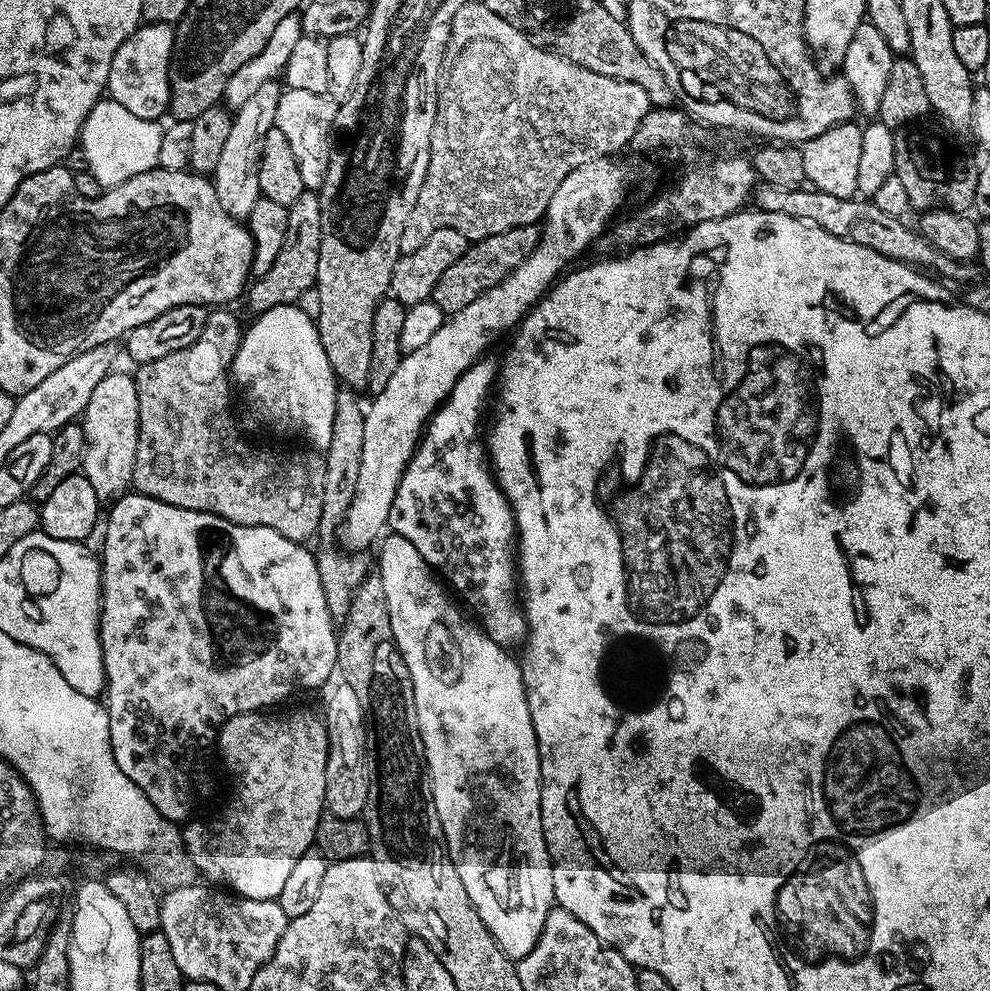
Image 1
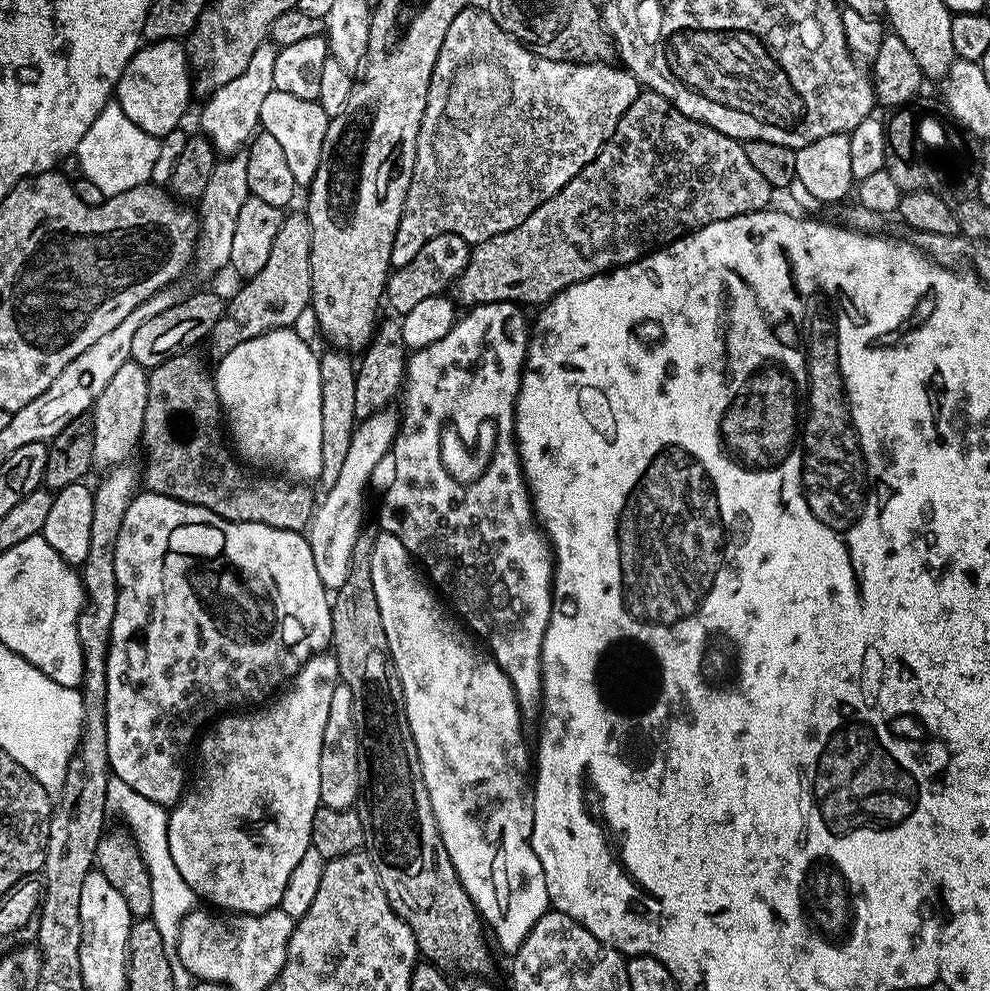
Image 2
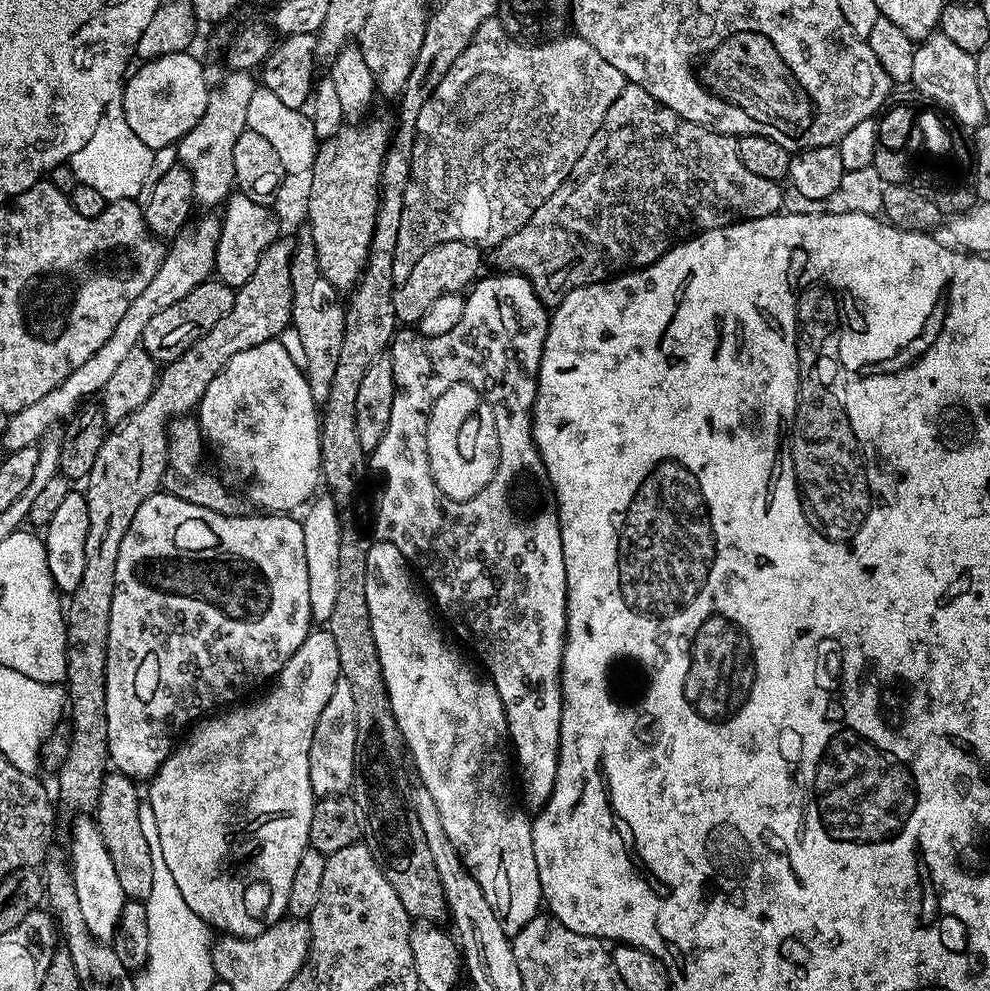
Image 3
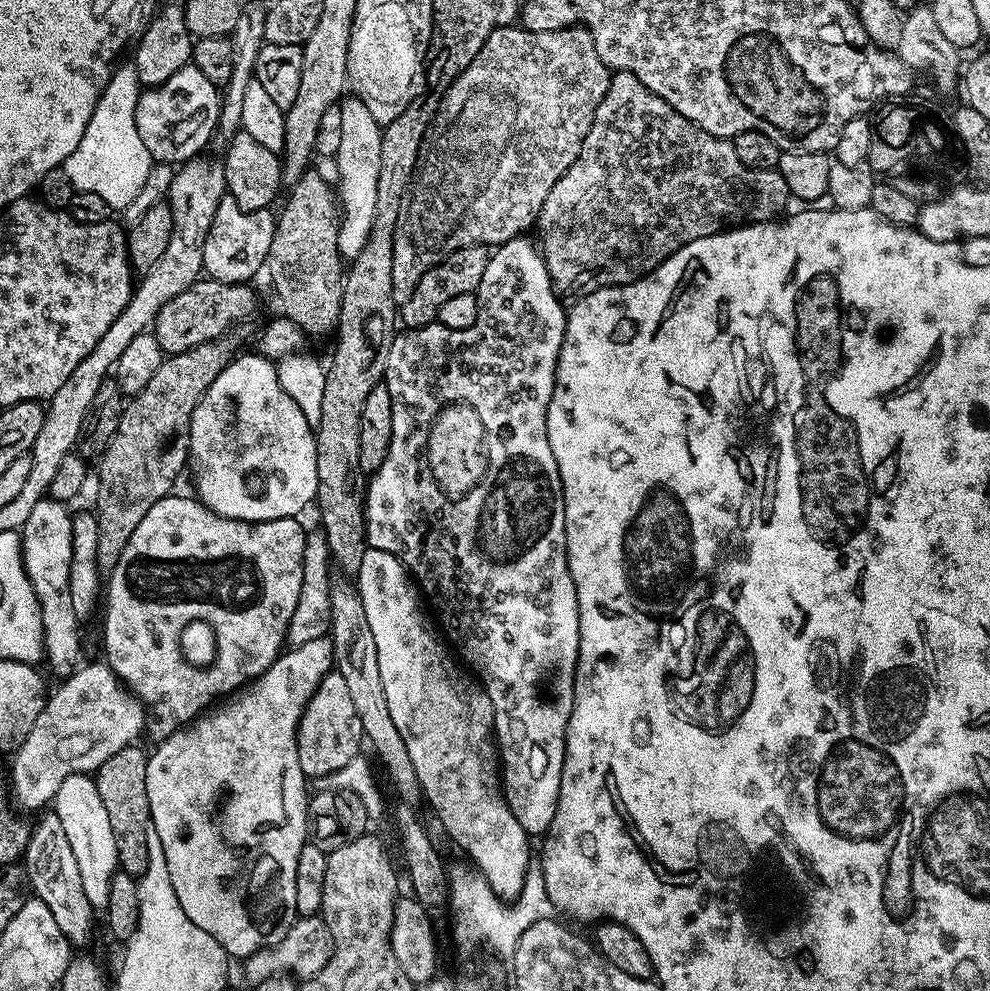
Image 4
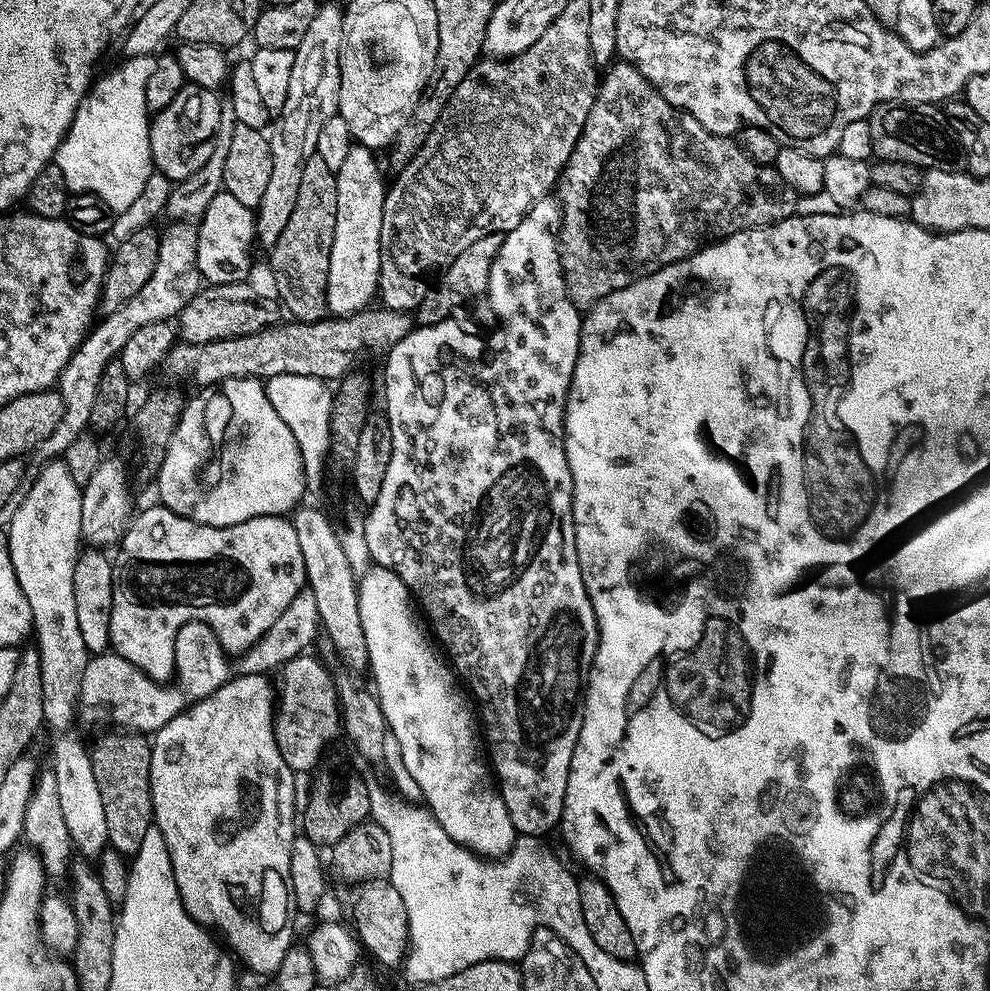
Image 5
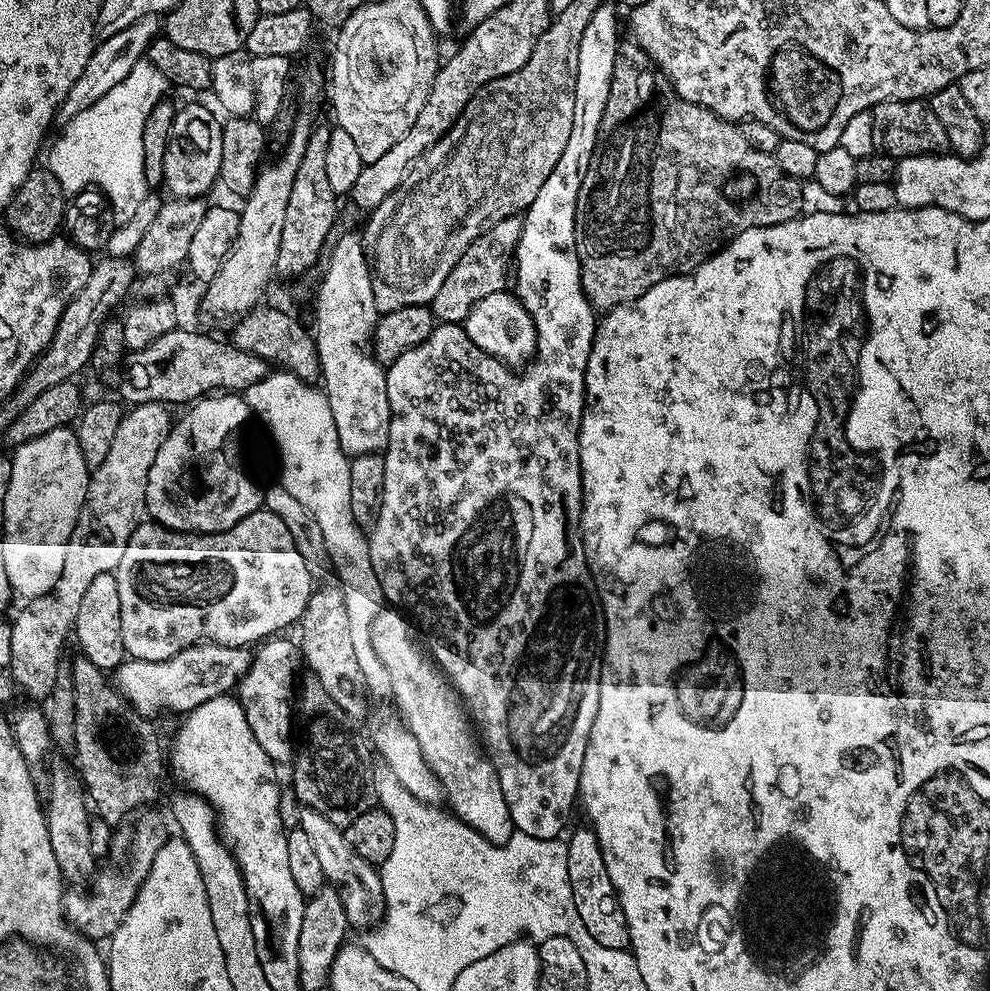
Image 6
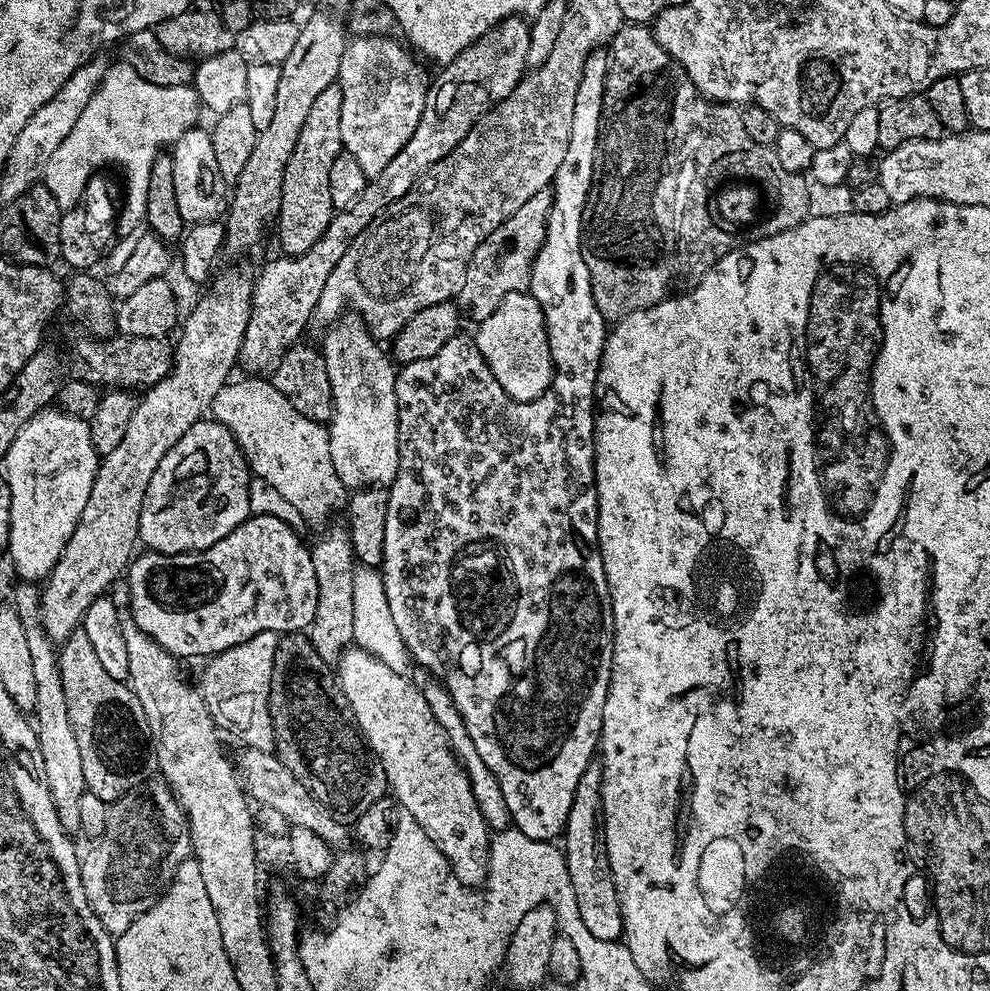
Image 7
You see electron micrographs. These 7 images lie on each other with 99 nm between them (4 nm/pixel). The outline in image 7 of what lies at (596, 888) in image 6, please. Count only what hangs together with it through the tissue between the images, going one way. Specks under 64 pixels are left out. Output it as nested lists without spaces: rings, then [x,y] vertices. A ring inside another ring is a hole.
[[[593,758],[586,770],[582,770],[582,778],[578,778],[574,802],[570,802],[570,818],[566,818],[562,833],[562,847],[570,874],[570,886],[574,886],[574,898],[578,898],[578,914],[582,914],[586,930],[590,930],[594,938],[619,941],[624,934],[624,919],[606,850],[599,759]]]

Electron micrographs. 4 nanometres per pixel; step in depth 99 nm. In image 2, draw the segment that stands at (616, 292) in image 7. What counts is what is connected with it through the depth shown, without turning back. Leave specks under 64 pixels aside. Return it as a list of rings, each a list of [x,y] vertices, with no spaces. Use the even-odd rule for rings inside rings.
[[[644,90],[630,106],[630,110],[626,110],[626,114],[622,114],[614,134],[604,143],[604,148],[573,180],[566,182],[566,186],[562,186],[562,190],[558,190],[558,194],[554,194],[545,204],[538,206],[538,210],[534,210],[534,214],[530,214],[530,218],[526,218],[526,222],[514,226],[514,230],[494,234],[494,238],[486,238],[471,249],[468,265],[452,283],[450,296],[464,310],[475,308],[477,304],[493,304],[503,300],[511,300],[512,303],[521,306],[527,306],[527,304],[543,306],[562,290],[582,282],[586,278],[594,278],[613,268],[621,268],[624,264],[640,260],[644,256],[650,255],[651,252],[659,252],[660,249],[667,248],[675,240],[679,240],[681,236],[695,232],[698,228],[705,228],[714,222],[722,222],[726,218],[765,211],[771,205],[768,203],[771,202],[772,195],[774,195],[774,189],[770,182],[766,182],[766,179],[754,170],[753,163],[746,158],[746,150],[741,141],[714,130],[709,124],[703,124],[686,114],[682,114],[669,100],[662,98],[662,94]]]

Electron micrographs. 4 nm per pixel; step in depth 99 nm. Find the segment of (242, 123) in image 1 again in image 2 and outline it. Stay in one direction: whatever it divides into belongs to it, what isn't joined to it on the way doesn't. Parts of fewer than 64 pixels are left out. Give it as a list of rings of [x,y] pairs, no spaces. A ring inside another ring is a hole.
[[[232,154],[217,163],[214,174],[210,174],[210,183],[198,201],[198,239],[194,268],[204,276],[227,269],[230,265],[230,245],[234,243],[234,222],[242,202],[250,195],[246,182],[247,155]]]

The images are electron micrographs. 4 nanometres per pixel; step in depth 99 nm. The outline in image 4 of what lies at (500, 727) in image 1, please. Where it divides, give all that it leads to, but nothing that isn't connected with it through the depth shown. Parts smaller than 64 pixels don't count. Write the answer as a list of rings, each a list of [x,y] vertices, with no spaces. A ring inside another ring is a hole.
[[[369,547],[366,550],[366,554],[362,554],[362,566],[354,577],[354,583],[360,589],[362,606],[366,610],[366,618],[370,621],[370,630],[374,633],[374,646],[378,646],[378,674],[382,678],[382,690],[386,690],[386,706],[390,706],[390,718],[394,718],[394,726],[398,726],[398,734],[402,734],[402,742],[406,742],[406,750],[410,754],[410,762],[414,762],[414,770],[418,774],[418,782],[420,783],[423,799],[426,798],[432,803],[432,808],[436,811],[436,816],[440,819],[441,826],[448,831],[449,838],[469,856],[467,859],[469,861],[476,860],[472,862],[474,862],[480,875],[486,878],[486,882],[492,887],[494,894],[505,902],[511,902],[519,896],[530,867],[530,861],[528,861],[530,837],[528,833],[522,830],[522,826],[518,826],[518,818],[514,818],[514,814],[510,814],[510,806],[504,800],[502,772],[498,767],[498,749],[494,743],[494,729],[492,727],[492,703],[488,693],[484,691],[483,684],[473,679],[461,667],[457,657],[450,651],[449,645],[442,639],[441,633],[435,627],[433,627],[434,629],[428,628],[428,620],[424,617],[424,608],[420,605],[422,593],[414,583],[408,569],[404,567],[403,562],[398,557],[394,554],[386,554],[386,550]]]

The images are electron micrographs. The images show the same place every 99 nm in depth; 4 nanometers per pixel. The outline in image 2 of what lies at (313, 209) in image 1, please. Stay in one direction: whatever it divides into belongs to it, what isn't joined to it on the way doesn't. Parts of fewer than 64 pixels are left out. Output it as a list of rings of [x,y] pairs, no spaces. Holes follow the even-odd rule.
[[[289,211],[284,217],[282,226],[278,226],[278,234],[274,238],[274,246],[270,246],[270,255],[267,258],[266,266],[258,270],[258,274],[247,277],[244,284],[225,303],[222,318],[214,326],[206,347],[213,352],[216,358],[230,354],[234,346],[242,342],[250,342],[250,338],[258,338],[275,328],[291,328],[298,318],[298,314],[312,303],[312,271],[310,270],[310,242],[312,231],[307,215],[303,211]]]

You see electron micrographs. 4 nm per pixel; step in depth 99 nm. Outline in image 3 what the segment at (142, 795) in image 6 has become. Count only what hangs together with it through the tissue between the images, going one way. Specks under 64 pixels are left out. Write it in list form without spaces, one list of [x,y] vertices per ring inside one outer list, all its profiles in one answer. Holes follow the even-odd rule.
[[[112,770],[102,782],[102,791],[94,809],[94,819],[102,834],[102,842],[114,862],[118,883],[122,885],[125,897],[130,900],[148,901],[150,890],[154,890],[154,858],[150,858],[148,832],[138,818],[142,803],[142,792],[137,781]]]

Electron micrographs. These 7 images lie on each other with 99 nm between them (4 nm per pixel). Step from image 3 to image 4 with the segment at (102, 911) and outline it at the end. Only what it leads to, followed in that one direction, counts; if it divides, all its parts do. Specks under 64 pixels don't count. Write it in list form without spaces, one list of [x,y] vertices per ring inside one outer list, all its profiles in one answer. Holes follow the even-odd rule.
[[[88,774],[66,778],[66,782],[58,786],[54,810],[58,814],[58,822],[62,822],[66,830],[70,850],[74,850],[86,898],[90,898],[93,909],[107,909],[110,902],[110,882],[112,875],[118,870],[118,842],[114,842],[114,829],[110,826],[110,817],[106,814],[106,805],[102,803],[102,794],[98,794],[95,779]]]

